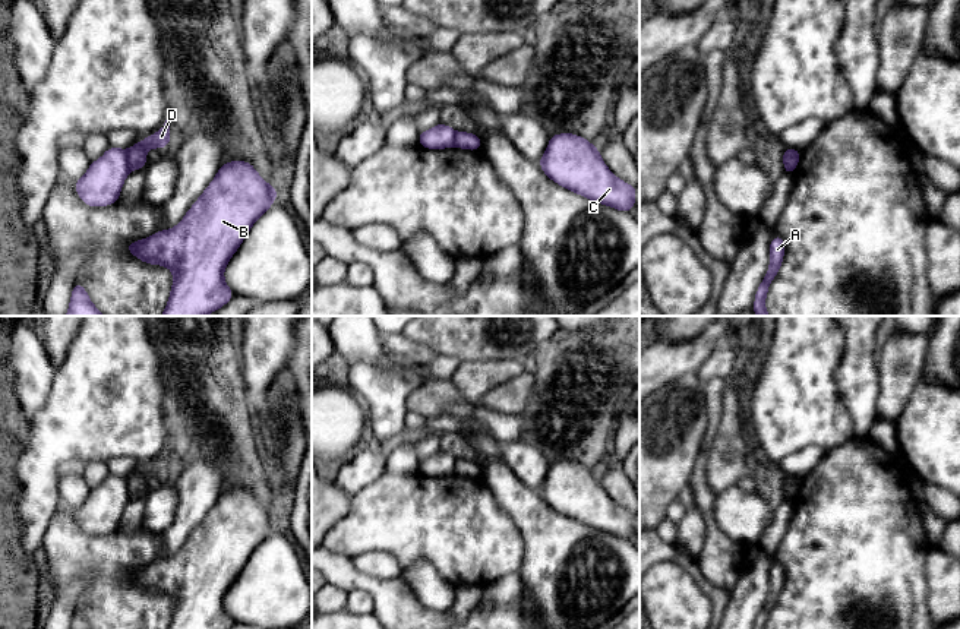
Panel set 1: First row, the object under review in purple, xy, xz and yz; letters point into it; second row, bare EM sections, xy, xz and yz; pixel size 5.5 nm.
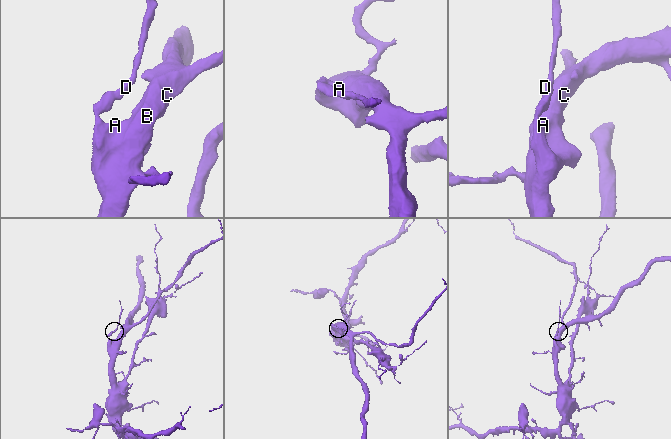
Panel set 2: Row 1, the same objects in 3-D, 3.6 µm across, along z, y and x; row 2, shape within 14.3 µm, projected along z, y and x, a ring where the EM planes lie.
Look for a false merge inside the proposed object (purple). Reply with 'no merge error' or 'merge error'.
merge error

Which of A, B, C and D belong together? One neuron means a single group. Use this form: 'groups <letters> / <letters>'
groups A B C / D

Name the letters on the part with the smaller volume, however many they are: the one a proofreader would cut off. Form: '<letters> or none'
D

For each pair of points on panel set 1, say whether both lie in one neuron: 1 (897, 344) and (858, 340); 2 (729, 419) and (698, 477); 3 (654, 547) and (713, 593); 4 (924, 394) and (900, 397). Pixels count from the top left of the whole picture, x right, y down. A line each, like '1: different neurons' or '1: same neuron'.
1: different neurons
2: different neurons
3: same neuron
4: different neurons

